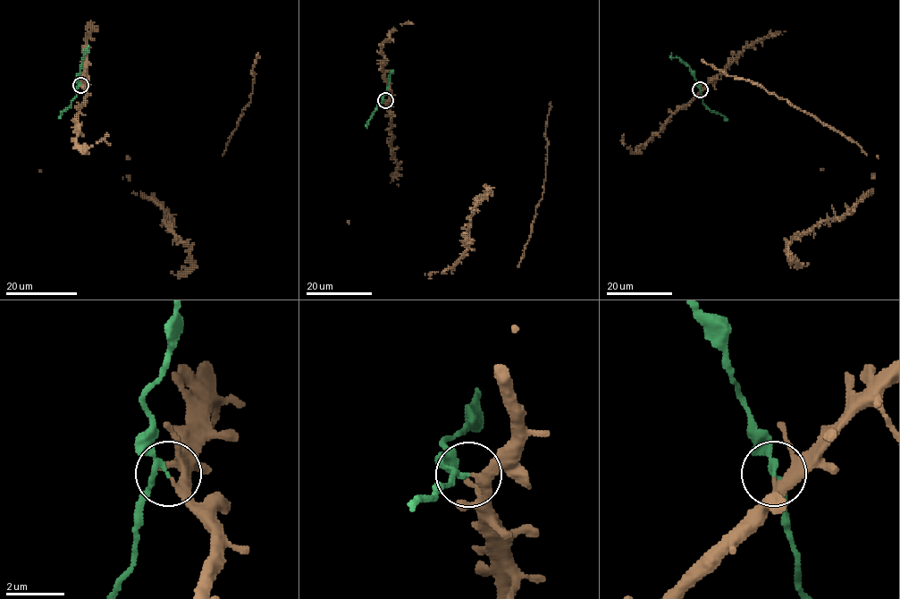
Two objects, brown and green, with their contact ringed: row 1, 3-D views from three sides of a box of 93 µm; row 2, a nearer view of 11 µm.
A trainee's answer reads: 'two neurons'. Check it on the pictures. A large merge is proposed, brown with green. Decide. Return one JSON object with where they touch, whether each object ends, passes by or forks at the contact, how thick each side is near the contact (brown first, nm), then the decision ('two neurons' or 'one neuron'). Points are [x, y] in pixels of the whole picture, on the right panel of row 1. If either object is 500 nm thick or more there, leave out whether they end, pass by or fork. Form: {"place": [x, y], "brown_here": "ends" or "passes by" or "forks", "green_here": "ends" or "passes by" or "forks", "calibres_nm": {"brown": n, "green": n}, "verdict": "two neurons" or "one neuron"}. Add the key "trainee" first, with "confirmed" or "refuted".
{"trainee": "confirmed", "place": [700, 89], "brown_here": "passes by", "green_here": "passes by", "calibres_nm": {"brown": 280, "green": 150}, "verdict": "two neurons"}

